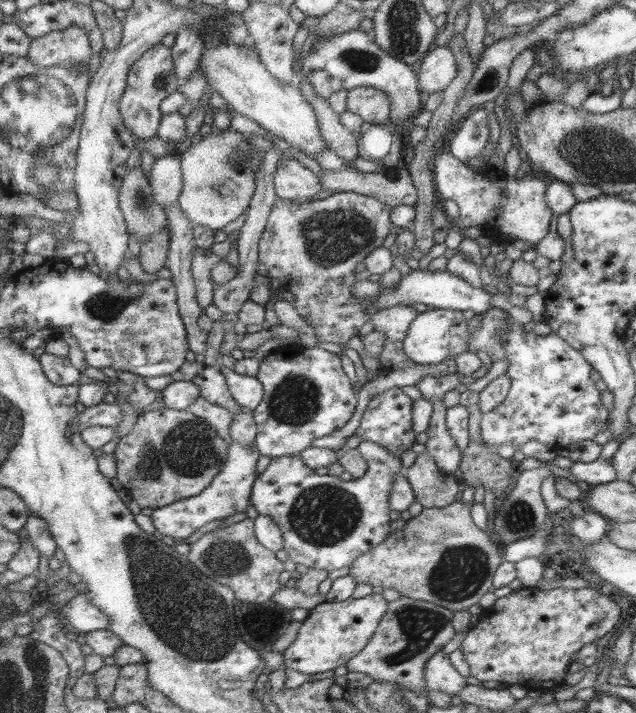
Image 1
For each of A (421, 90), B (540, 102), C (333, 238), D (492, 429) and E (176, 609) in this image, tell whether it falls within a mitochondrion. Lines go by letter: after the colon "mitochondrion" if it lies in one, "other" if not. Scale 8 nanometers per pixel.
A: other
B: other
C: mitochondrion
D: other
E: mitochondrion

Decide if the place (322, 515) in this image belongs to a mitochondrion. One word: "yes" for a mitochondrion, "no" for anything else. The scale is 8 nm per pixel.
yes

